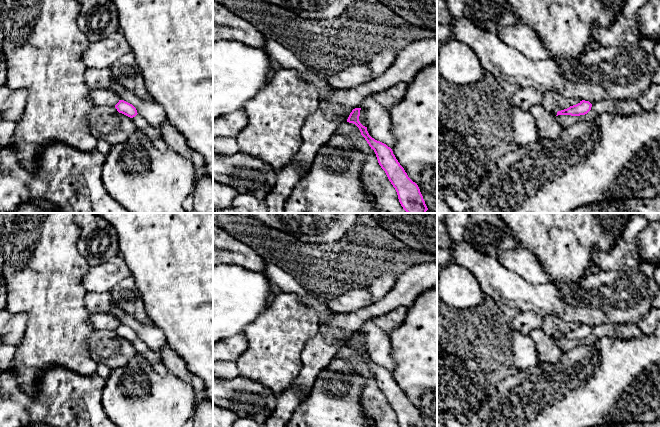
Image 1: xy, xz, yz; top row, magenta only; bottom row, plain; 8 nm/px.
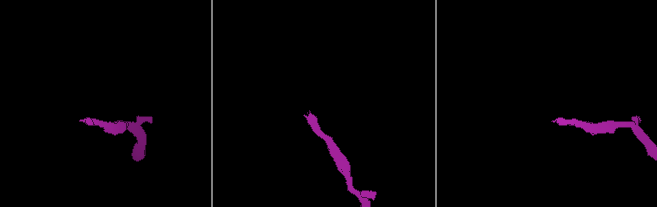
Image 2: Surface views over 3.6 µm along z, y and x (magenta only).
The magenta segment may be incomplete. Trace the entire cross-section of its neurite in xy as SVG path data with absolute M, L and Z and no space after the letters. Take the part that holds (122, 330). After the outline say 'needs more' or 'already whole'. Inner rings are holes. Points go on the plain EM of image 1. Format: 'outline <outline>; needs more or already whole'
outline M119 324L119 326L115 329L115 332L119 337L122 337L130 342L133 342L138 338L136 332L124 324Z; already whole

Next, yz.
outline M582 324L578 328L570 330L567 333L557 336L557 339L580 340L585 339L591 334L592 328L589 325Z; already whole

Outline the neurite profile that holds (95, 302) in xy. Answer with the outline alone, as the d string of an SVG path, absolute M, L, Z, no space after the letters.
M87 292L87 294L84 297L84 303L87 310L91 314L99 312L108 312L111 306L113 305L112 293Z

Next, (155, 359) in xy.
M137 338L135 341L132 342L134 348L138 352L138 354L145 357L153 369L160 375L167 375L169 371L163 364L163 359L160 352L154 351L150 349L142 340Z

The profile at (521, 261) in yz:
M523 247L502 251L497 259L506 269L533 285L546 284L551 281L549 274L540 264L538 258Z

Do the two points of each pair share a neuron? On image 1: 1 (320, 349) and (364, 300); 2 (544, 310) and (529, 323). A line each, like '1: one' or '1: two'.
1: two
2: two

